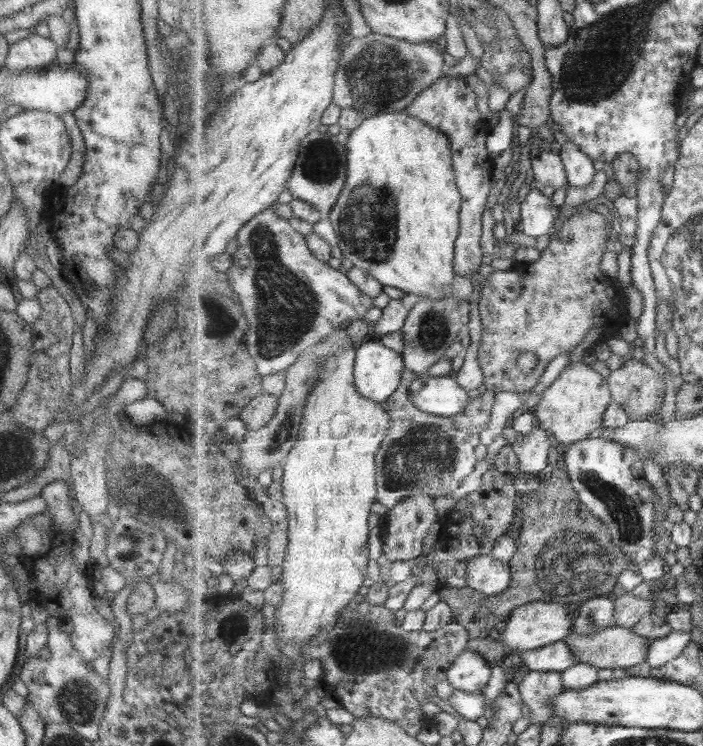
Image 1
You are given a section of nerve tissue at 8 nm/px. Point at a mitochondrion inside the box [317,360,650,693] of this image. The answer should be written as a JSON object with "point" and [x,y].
{"point":[589,556]}

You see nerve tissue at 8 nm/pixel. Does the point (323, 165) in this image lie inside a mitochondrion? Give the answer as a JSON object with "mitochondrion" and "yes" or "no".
{"mitochondrion":"yes"}

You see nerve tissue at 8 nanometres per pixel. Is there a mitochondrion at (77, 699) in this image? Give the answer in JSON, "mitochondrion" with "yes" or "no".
{"mitochondrion":"yes"}

